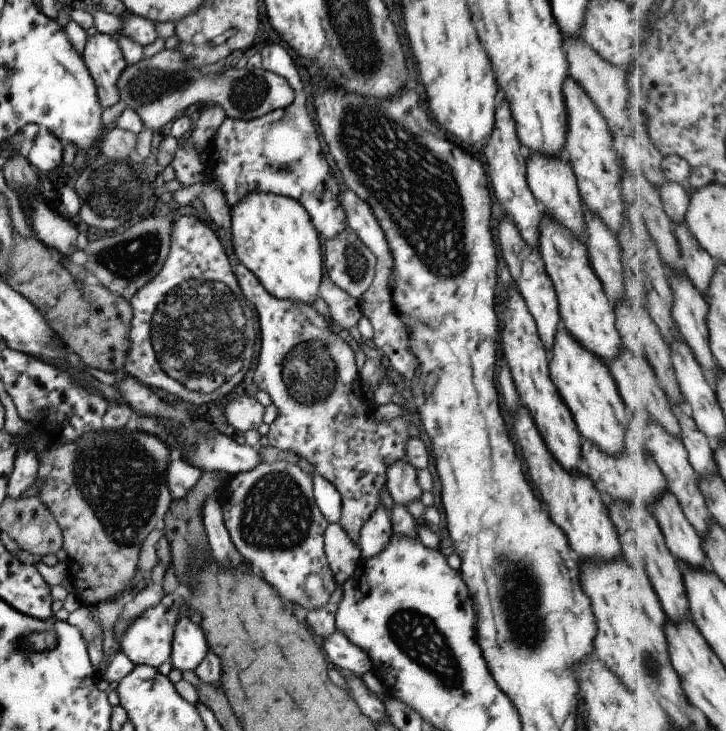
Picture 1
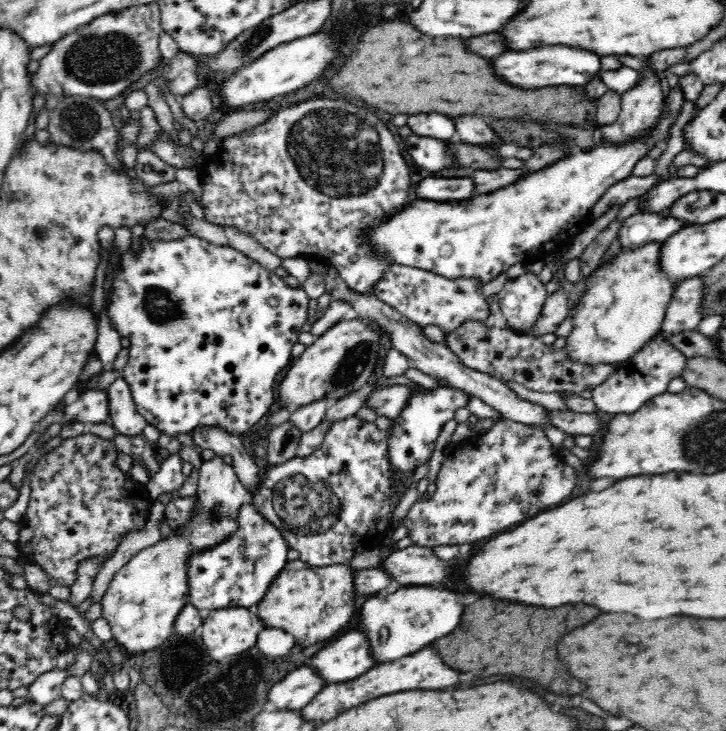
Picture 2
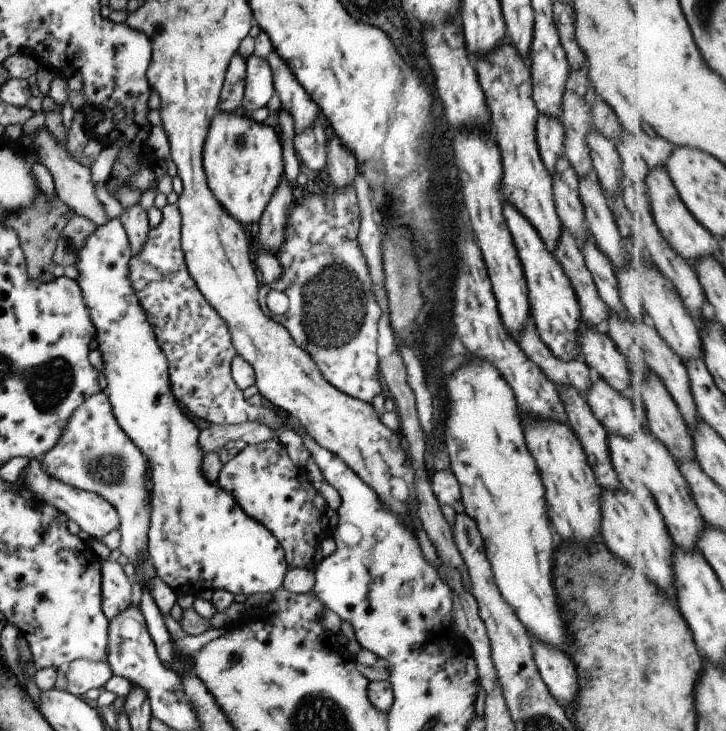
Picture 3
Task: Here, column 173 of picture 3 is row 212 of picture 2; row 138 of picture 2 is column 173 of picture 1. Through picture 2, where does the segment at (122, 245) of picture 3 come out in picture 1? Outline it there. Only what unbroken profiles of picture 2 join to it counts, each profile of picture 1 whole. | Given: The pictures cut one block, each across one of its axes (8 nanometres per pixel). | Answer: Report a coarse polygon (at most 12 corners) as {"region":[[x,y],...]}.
{"region":[[183,602],[173,627],[169,662],[193,670],[209,651],[201,626]]}

